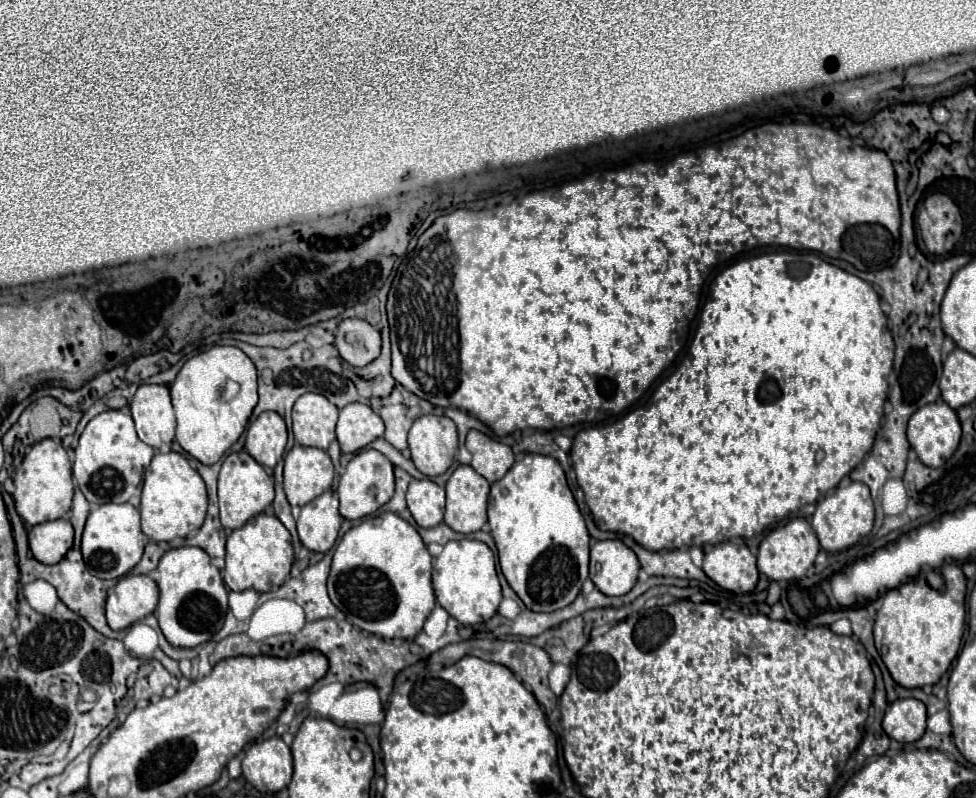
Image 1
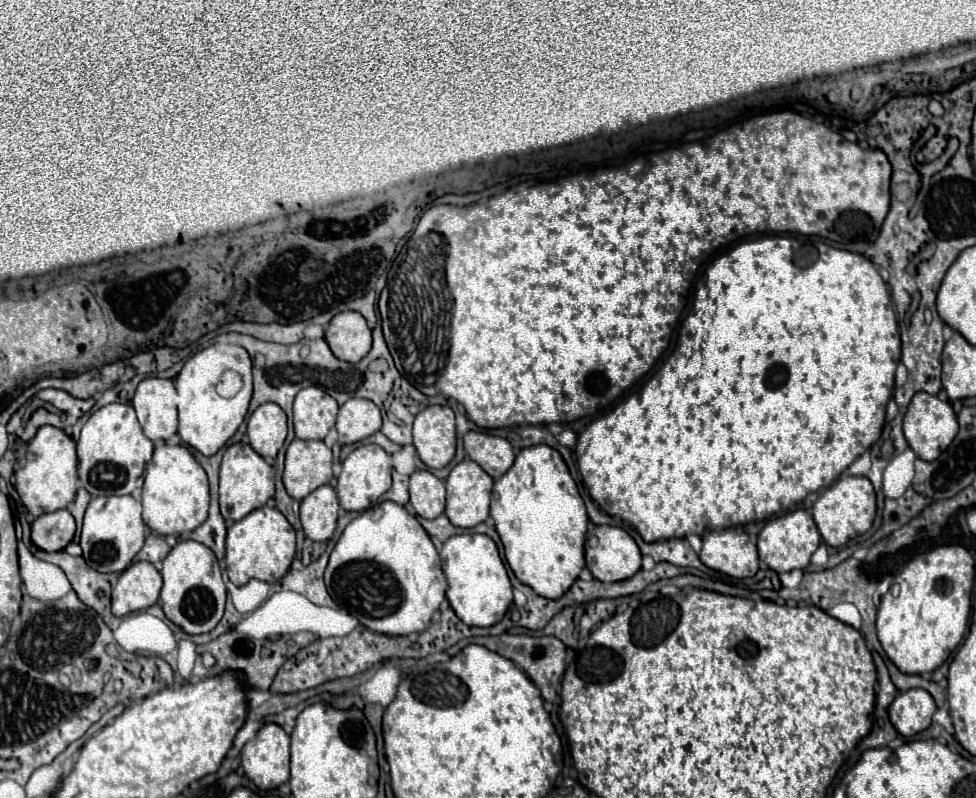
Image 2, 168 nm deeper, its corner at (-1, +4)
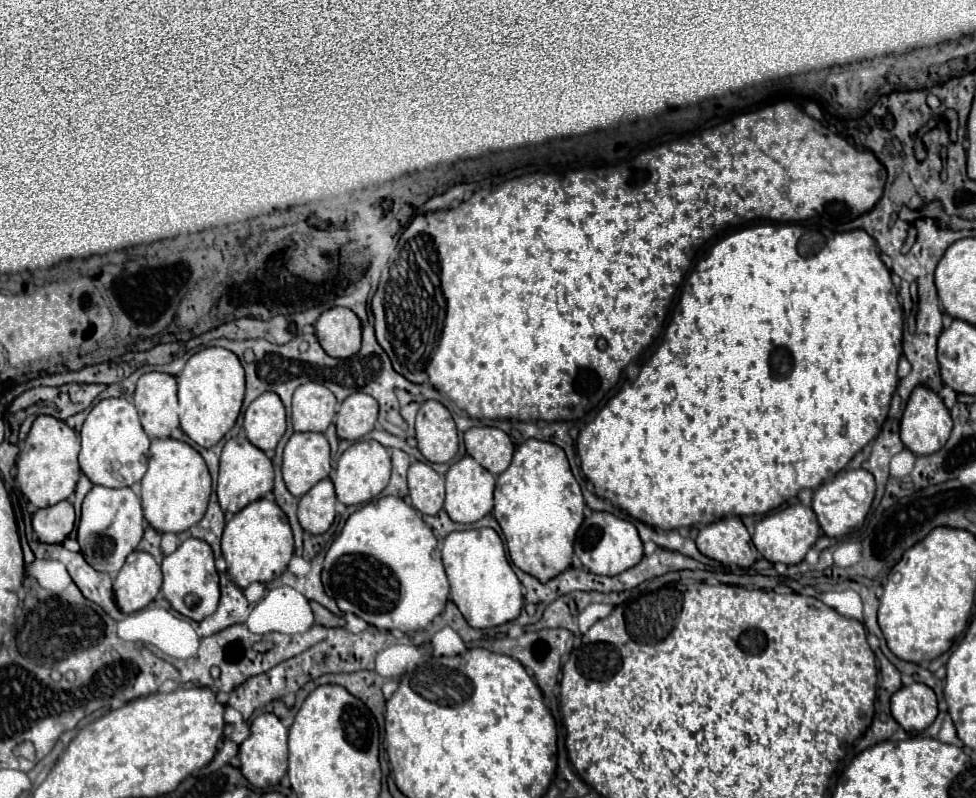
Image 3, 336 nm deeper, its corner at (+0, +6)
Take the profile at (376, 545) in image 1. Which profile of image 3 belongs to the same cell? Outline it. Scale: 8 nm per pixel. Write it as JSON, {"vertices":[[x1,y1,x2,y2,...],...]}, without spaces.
{"vertices":[[385,496,355,510,341,534,331,544,323,564,323,586,341,612,351,612,379,630,425,630,429,622,439,616,449,596,449,582,441,564,441,550,433,530,423,522,421,514,403,498]]}

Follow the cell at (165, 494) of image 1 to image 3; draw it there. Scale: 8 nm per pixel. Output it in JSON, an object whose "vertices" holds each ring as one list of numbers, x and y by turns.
{"vertices":[[161,438,151,442,149,450,149,470,141,480,141,502,145,520,157,532,183,532,197,524,211,496,211,476,203,456,191,448,187,442]]}

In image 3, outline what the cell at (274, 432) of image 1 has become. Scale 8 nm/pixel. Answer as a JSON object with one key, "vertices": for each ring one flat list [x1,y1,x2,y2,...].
{"vertices":[[261,394,243,414,243,430,251,444,263,452,275,450,286,431,286,410,277,394]]}

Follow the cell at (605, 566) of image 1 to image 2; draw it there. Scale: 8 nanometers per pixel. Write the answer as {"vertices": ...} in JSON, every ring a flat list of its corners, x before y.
{"vertices":[[588,526,586,566,596,580,628,580,642,566,642,554,628,532,616,526]]}

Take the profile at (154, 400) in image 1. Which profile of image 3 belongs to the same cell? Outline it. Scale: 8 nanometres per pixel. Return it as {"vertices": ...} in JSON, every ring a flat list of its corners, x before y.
{"vertices":[[163,372,143,374,133,398,141,426,149,438,167,438,179,426,175,376]]}

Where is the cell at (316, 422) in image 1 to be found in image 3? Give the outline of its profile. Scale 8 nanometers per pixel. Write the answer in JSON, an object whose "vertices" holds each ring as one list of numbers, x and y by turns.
{"vertices":[[307,382,293,394,291,422,295,432,325,432,333,422,335,396,321,384]]}

